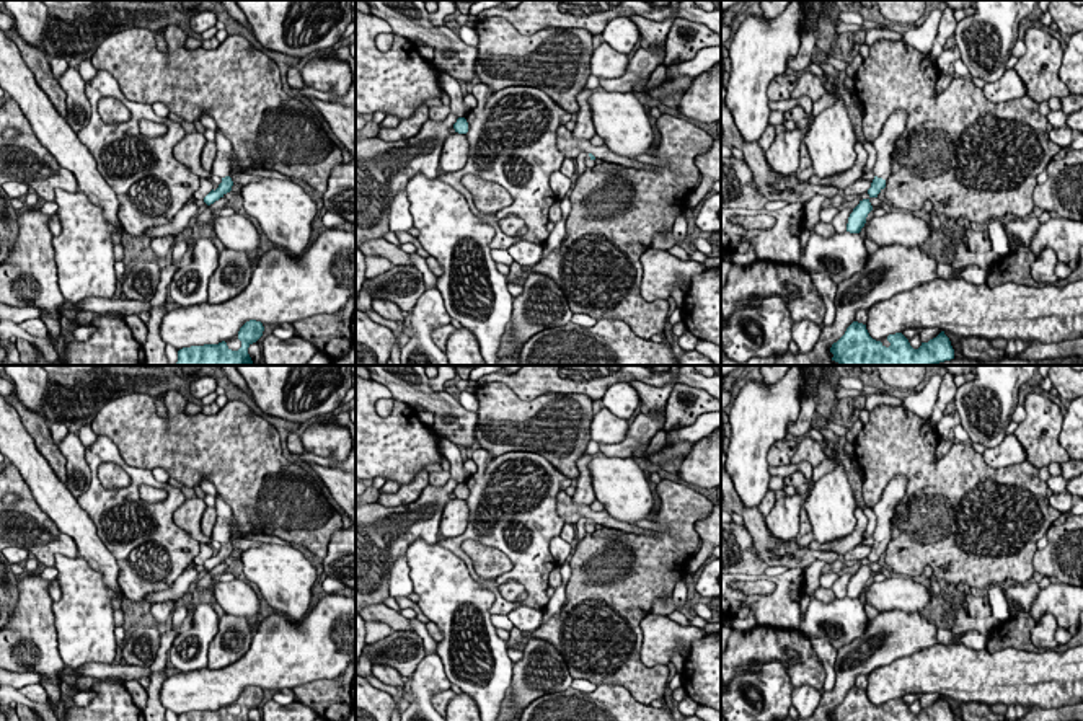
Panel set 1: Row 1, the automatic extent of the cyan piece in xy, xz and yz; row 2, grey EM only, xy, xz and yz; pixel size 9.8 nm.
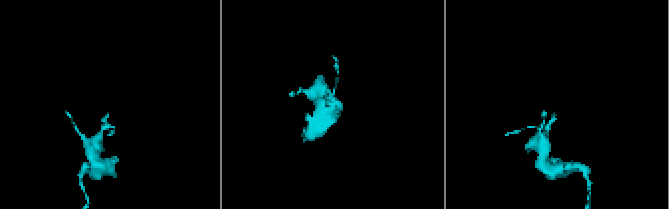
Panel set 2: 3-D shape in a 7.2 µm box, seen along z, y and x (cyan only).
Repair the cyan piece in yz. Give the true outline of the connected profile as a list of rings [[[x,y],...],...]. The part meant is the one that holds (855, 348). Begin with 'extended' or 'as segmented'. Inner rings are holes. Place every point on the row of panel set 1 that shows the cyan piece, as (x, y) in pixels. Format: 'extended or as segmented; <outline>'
as segmented; [[[853,321],[845,334],[832,344],[832,360],[840,365],[936,365],[954,359],[949,338],[941,331],[913,349],[902,333],[889,334],[886,347],[869,336],[866,325]]]

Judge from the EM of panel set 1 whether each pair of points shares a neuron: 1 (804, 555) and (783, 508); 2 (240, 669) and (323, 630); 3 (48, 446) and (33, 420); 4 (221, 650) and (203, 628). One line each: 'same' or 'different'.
1: different
2: same
3: same
4: different

